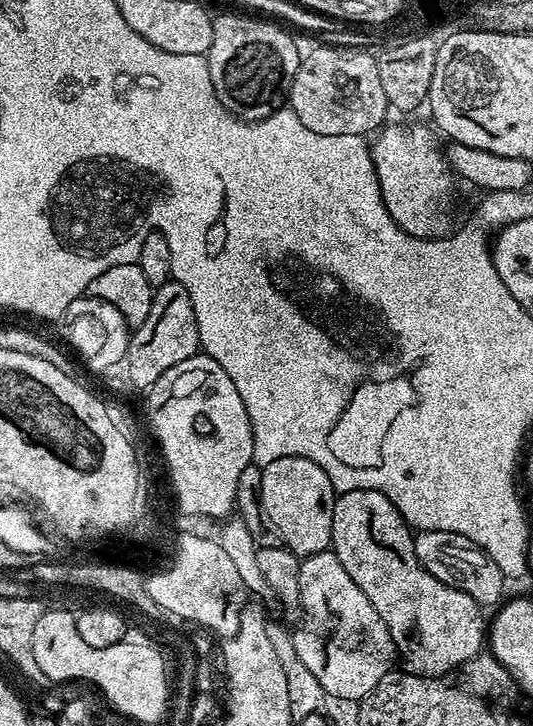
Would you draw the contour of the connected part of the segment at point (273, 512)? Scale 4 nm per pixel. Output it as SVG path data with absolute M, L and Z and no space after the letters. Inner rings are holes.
M301 456L278 458L278 462L263 465L263 470L264 519L275 530L283 547L301 558L329 551L332 546L334 502L338 493L330 482L326 470L322 470L318 462L310 462L310 458Z

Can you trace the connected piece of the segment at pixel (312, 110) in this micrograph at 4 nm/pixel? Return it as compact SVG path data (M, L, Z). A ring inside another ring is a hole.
M318 46L301 59L289 92L289 107L314 134L366 136L368 132L375 133L390 112L379 79L378 58L366 50Z

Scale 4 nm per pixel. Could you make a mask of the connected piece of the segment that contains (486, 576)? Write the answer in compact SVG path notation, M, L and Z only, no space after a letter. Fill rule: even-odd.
M417 531L413 540L418 560L428 573L434 575L434 578L445 582L446 586L469 594L470 598L478 602L482 608L488 608L496 603L499 605L503 601L505 572L465 535L450 531Z

